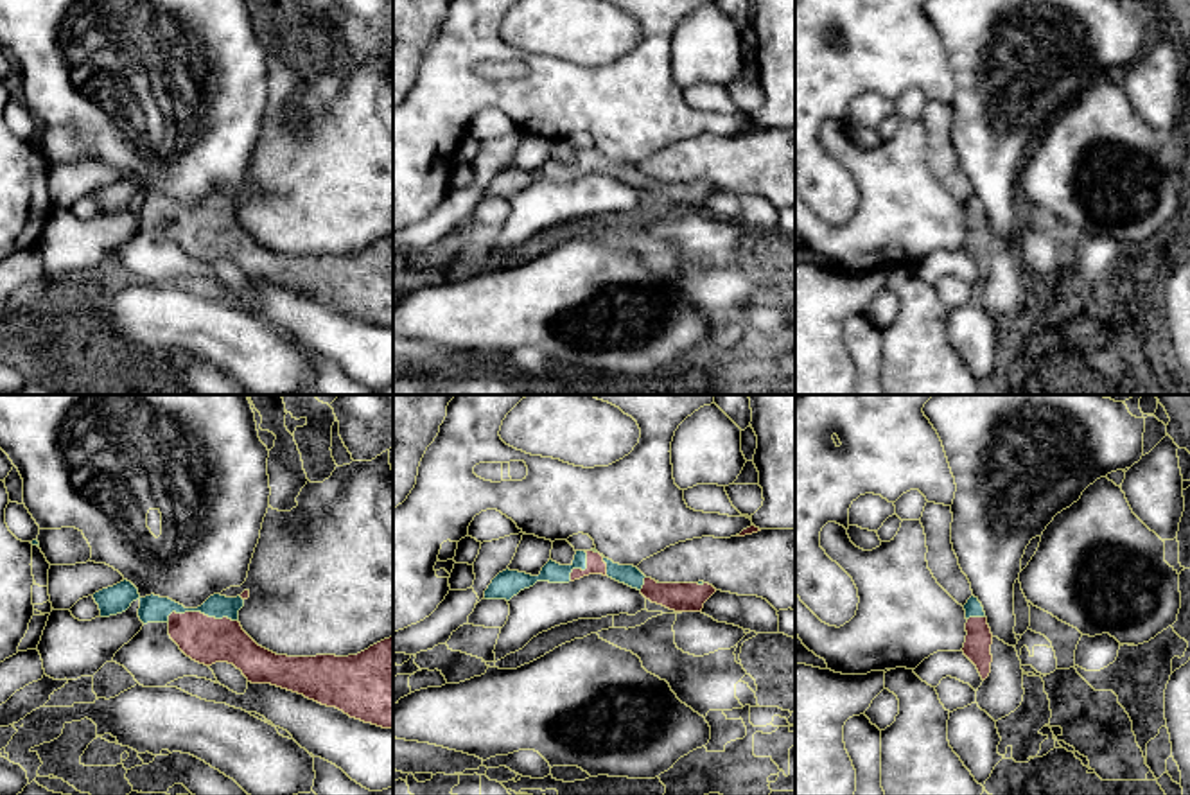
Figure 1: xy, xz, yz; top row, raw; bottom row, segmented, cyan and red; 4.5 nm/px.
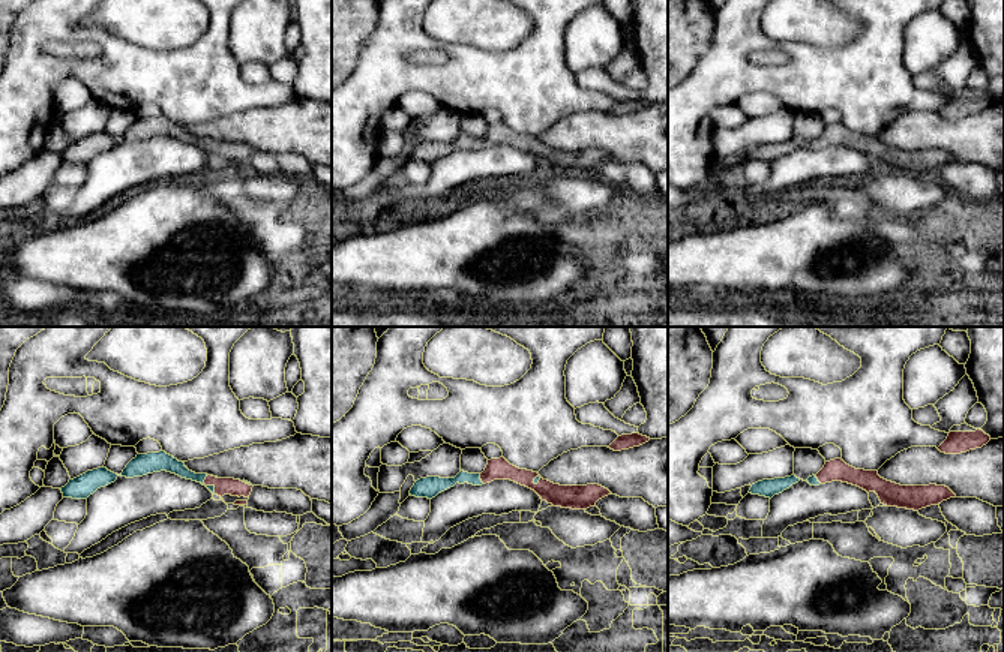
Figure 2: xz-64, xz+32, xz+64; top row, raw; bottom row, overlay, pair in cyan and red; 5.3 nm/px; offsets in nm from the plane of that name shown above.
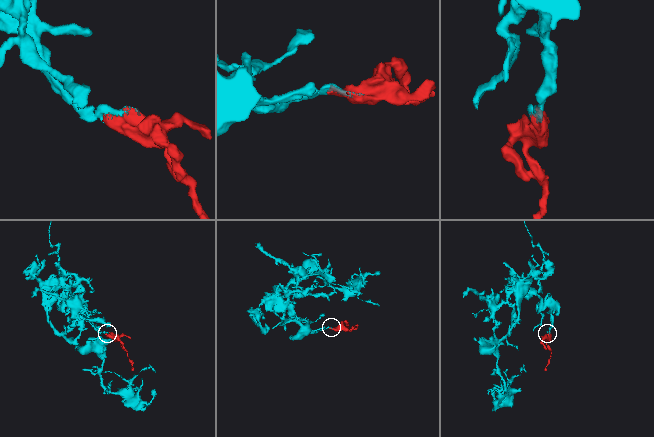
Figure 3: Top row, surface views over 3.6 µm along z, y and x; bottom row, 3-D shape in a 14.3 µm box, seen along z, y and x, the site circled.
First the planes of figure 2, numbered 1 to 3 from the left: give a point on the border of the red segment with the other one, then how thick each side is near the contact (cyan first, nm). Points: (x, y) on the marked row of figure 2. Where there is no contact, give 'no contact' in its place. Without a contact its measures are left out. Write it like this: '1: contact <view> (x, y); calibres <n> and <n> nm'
1: contact xz-64 (209, 486); calibres 90 and 100 nm
2: contact xz+32 (479, 478); calibres 100 and 110 nm
3: contact xz+64 (817, 480); calibres 50 and 120 nm

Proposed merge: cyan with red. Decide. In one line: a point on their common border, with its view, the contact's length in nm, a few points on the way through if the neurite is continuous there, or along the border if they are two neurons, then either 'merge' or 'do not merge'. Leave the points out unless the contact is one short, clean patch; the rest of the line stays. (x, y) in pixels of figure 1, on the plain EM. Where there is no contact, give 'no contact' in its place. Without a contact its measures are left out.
meets cyan in xy at (203, 210); contact 320 nm long; merge

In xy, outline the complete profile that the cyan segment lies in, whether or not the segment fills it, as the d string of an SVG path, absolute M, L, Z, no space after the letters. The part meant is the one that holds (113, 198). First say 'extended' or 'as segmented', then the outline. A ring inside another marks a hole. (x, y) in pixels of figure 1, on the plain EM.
extended | M127 178L93 192L101 215L122 212L138 197L140 219L167 221L171 237L199 262L228 260L251 282L271 282L364 321L393 327L393 235L348 255L276 253L242 228L239 208L248 196L249 188L237 196L214 192L201 205L185 206L169 196L142 196Z

